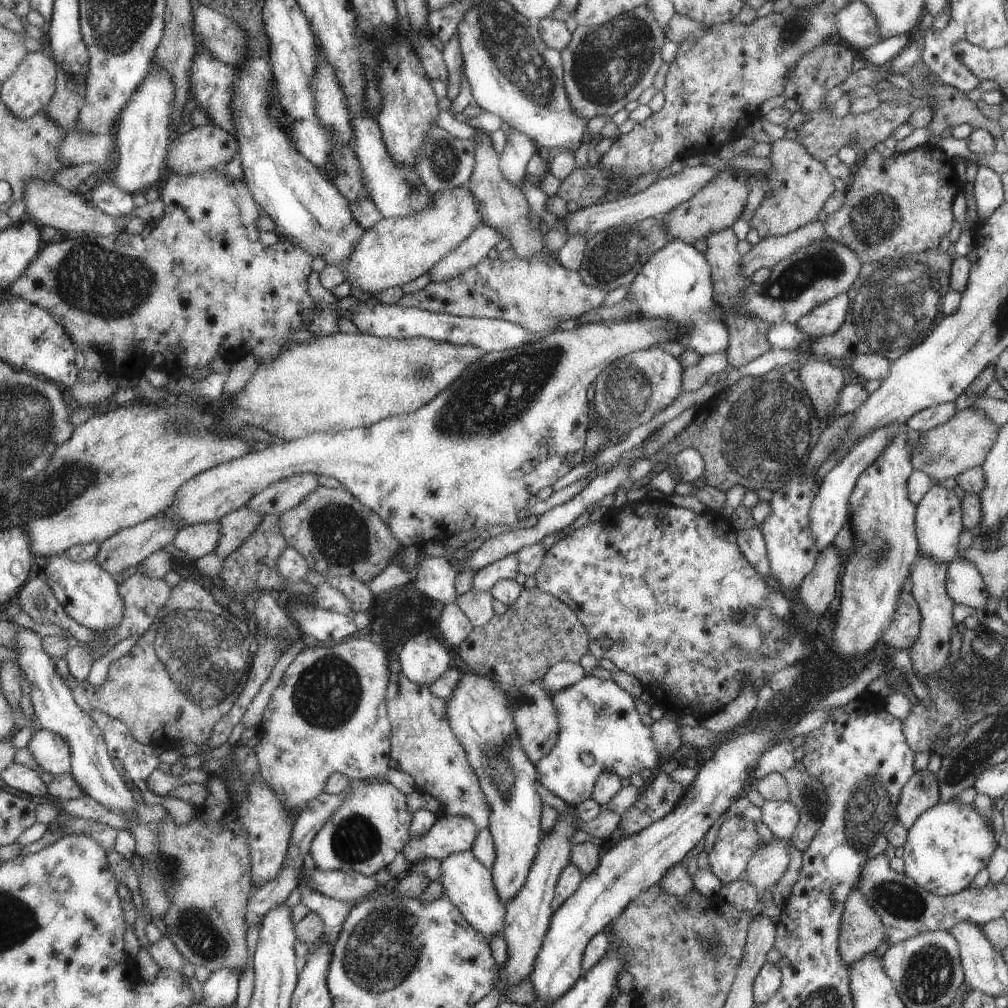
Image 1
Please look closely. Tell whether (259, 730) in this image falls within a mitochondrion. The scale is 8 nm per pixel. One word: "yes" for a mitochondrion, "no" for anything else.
no

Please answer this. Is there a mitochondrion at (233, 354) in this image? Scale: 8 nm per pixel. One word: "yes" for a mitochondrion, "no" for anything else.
no

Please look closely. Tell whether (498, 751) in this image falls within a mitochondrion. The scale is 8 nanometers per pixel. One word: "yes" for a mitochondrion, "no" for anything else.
yes

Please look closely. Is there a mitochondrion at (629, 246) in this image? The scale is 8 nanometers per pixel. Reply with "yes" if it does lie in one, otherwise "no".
yes

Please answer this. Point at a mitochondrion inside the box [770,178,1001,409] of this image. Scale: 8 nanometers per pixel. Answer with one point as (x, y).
(896, 305)

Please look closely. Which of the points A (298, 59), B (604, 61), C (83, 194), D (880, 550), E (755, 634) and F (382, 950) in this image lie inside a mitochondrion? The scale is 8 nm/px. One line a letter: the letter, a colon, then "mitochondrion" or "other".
A: other
B: mitochondrion
C: other
D: mitochondrion
E: mitochondrion
F: mitochondrion

